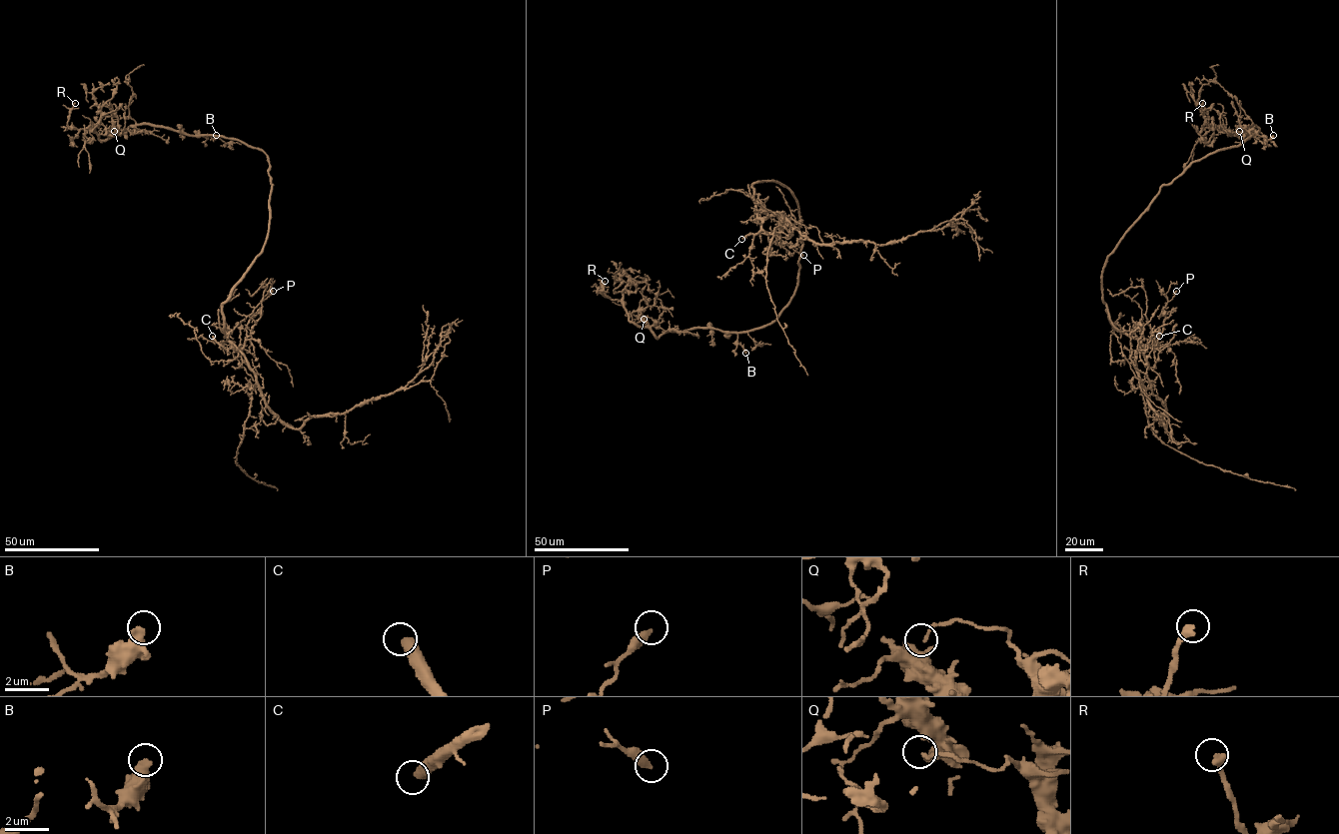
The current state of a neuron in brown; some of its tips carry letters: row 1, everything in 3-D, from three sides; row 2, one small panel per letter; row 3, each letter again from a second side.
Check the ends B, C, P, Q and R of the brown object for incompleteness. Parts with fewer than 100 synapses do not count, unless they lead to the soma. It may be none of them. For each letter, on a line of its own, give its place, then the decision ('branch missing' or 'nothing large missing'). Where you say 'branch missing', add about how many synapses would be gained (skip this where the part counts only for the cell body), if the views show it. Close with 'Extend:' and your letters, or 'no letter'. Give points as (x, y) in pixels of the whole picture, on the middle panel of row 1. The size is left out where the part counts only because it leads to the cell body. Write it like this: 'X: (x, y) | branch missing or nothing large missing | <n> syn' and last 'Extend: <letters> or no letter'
B: (745, 353) | nothing large missing
C: (741, 239) | nothing large missing
P: (803, 255) | nothing large missing
Q: (644, 319) | nothing large missing
R: (605, 281) | nothing large missing
Extend: no letter

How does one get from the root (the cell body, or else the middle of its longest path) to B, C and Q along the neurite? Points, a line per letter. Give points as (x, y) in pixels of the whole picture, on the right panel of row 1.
B: (1107, 259), (1159, 189), (1192, 163), (1237, 147), (1252, 135), (1267, 139), (1273, 135)
C: (1107, 259), (1102, 274), (1102, 300), (1110, 321), (1154, 349), (1159, 336)
Q: (1107, 259), (1162, 186), (1193, 162), (1237, 147), (1253, 135), (1252, 124), (1259, 128), (1239, 131)

